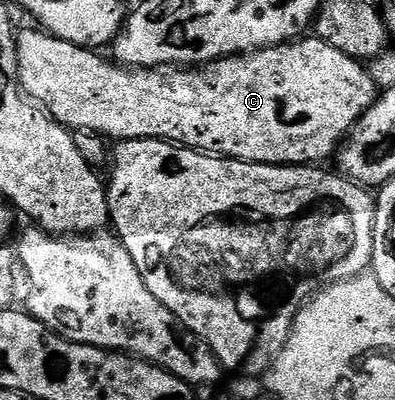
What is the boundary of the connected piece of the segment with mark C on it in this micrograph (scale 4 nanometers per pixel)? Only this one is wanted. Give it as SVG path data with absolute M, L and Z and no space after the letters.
M40 28L25 30L16 35L17 39L17 70L21 74L21 89L29 93L29 97L44 108L60 126L70 132L88 130L106 140L143 140L154 138L160 142L172 142L179 146L188 146L191 150L200 150L202 154L212 154L218 158L234 158L240 162L258 162L268 166L299 166L302 164L321 164L324 158L332 159L339 147L348 138L353 125L363 117L379 97L379 87L373 75L365 70L360 61L343 52L339 48L331 48L321 38L302 36L292 42L280 42L277 46L266 46L264 50L250 50L248 54L233 54L229 58L220 58L214 62L206 62L200 68L126 68L120 64L110 64L100 58L100 53L84 46L76 46L67 40L57 38Z

